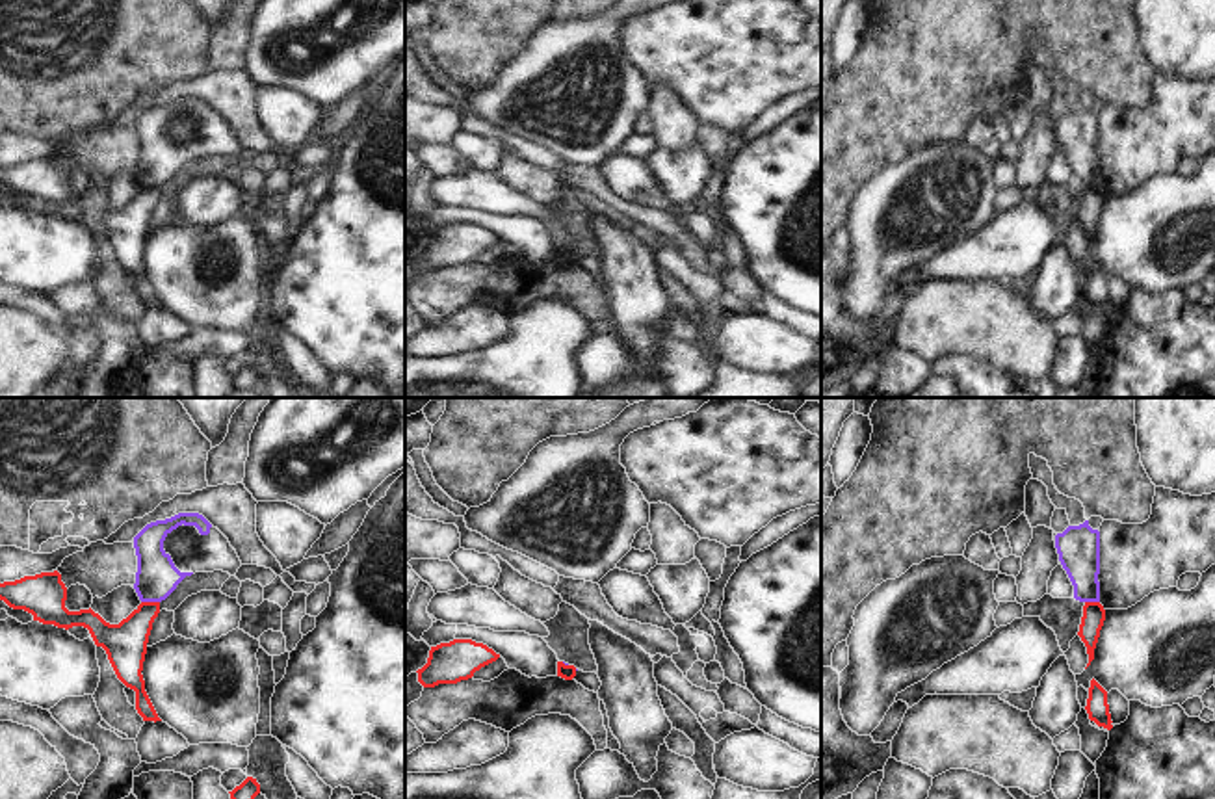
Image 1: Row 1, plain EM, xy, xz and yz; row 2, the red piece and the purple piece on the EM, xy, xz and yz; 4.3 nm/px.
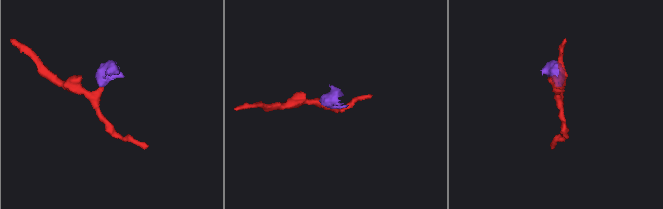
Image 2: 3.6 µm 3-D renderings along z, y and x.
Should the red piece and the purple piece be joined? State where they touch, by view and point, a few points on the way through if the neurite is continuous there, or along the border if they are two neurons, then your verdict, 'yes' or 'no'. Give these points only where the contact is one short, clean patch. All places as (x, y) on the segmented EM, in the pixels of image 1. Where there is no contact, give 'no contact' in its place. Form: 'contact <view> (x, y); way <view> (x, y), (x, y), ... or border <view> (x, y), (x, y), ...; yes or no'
contact xy (151, 602); border xy (142, 601), (158, 602); no

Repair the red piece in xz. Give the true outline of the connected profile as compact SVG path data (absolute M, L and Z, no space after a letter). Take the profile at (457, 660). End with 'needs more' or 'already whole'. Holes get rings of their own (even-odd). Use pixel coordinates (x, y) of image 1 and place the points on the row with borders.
M453 639L431 647L427 663L418 669L418 682L424 688L435 688L438 684L457 684L468 680L481 667L496 661L500 654L483 643L472 639Z; already whole

